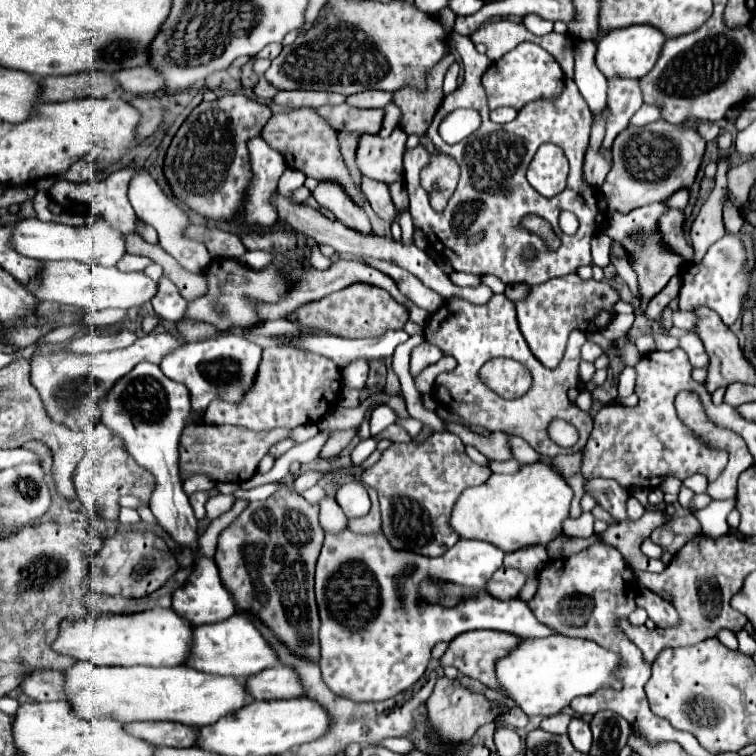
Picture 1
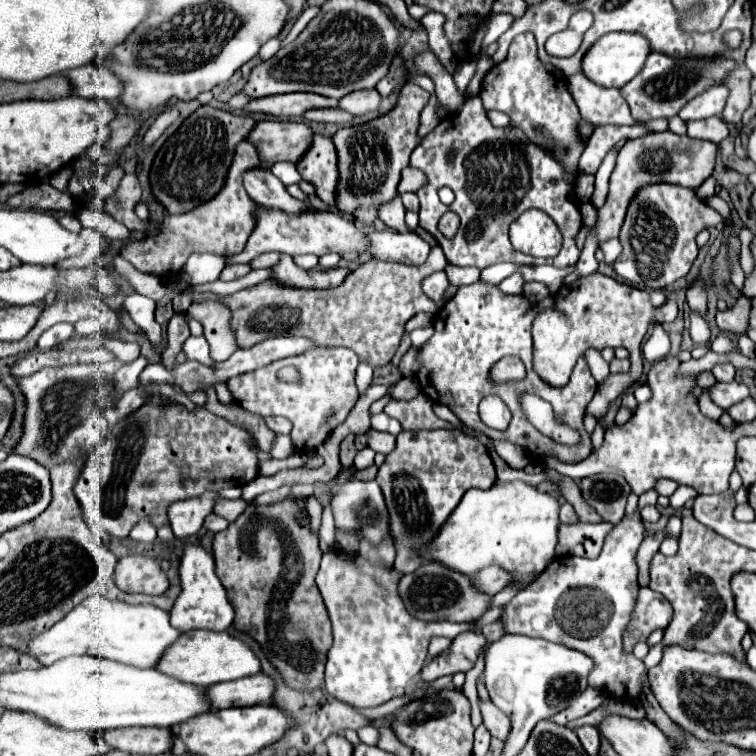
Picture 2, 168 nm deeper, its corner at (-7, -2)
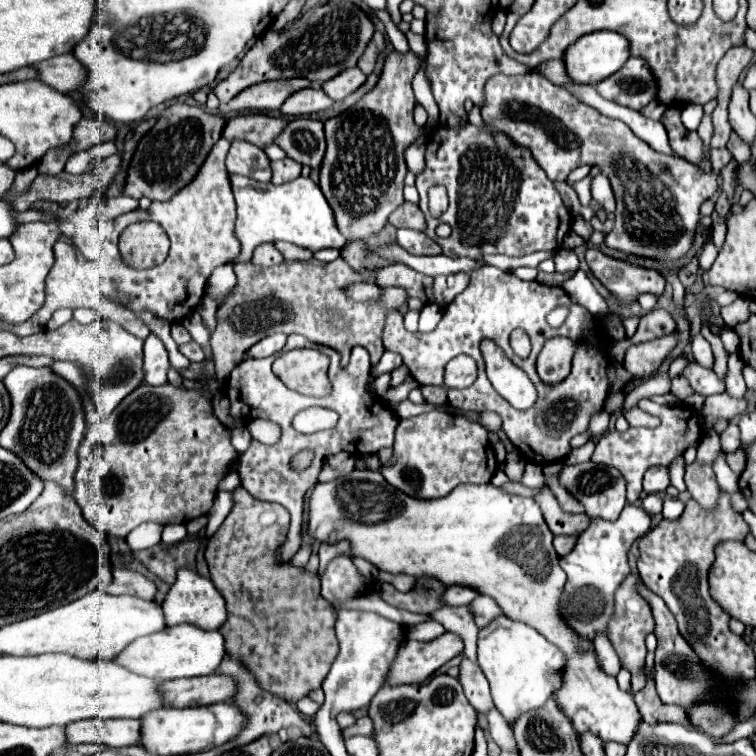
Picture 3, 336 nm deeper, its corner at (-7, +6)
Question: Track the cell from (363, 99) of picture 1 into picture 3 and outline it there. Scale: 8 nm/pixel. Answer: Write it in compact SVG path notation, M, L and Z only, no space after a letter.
M348 68L340 72L338 76L322 82L322 90L332 98L332 100L342 100L348 94L352 94L360 84L364 84L366 76L362 74L360 68Z

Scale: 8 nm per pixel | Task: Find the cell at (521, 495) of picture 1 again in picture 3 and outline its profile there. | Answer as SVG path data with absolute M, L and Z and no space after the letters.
M354 470L346 476L340 476L336 480L330 480L330 482L318 482L310 496L308 496L308 538L314 540L314 542L320 542L320 544L338 544L340 540L348 540L350 542L350 558L364 558L368 560L370 564L374 564L378 570L384 570L392 576L398 576L398 574L406 574L406 576L412 576L412 578L436 578L438 582L442 582L444 586L454 586L454 584L460 584L460 586L468 586L472 590L476 590L478 594L484 594L484 596L492 596L496 600L496 604L500 606L500 610L504 612L504 616L508 616L510 620L518 620L518 622L524 622L536 630L540 630L550 642L554 642L566 656L566 662L562 666L562 686L560 690L556 692L554 700L556 700L556 706L558 710L570 720L574 732L580 736L584 732L592 732L594 736L600 736L604 742L620 742L620 744L628 744L628 740L632 738L632 732L636 730L636 724L642 720L636 704L634 704L634 698L626 692L622 692L616 684L616 678L614 676L608 676L604 674L604 670L600 668L598 660L596 660L596 650L594 650L594 644L590 640L584 640L582 636L578 636L572 628L568 628L568 624L564 622L562 614L560 614L560 596L562 596L562 590L564 590L564 582L566 582L566 572L560 568L560 558L558 554L554 556L554 546L552 546L552 532L550 528L546 526L544 522L544 516L542 516L542 510L538 508L538 504L532 500L532 498L522 498L522 496L514 496L514 494L504 494L500 488L492 486L492 484L462 484L460 488L454 488L448 496L444 498L432 498L432 500L416 500L404 492L400 492L398 488L390 486L384 476L378 472L378 470Z

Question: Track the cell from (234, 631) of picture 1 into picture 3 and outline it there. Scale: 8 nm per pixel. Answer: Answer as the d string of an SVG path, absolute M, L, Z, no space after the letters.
M192 624L166 626L154 634L136 638L128 648L124 648L112 662L120 664L134 674L148 676L154 680L174 680L174 678L192 678L192 676L208 676L214 674L220 660L226 656L224 638L218 630L202 630Z

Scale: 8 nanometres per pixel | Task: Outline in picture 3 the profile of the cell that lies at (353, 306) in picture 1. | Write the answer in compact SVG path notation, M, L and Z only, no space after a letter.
M336 258L330 264L284 262L272 268L260 268L248 260L234 264L234 272L238 276L238 286L222 306L218 306L216 330L210 338L210 356L220 382L226 382L232 368L242 362L244 352L250 346L276 332L302 334L316 344L326 344L338 350L344 358L350 348L364 346L370 354L372 366L376 366L384 352L384 344L380 340L384 310L400 308L408 298L402 288L384 288L380 304L360 304L350 300L344 288L350 282L360 282L362 278L342 258Z

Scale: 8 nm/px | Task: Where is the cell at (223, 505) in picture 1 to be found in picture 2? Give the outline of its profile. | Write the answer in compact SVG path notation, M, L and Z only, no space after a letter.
M208 514L206 520L204 520L204 528L210 530L210 532L220 532L220 530L226 530L228 528L228 520L218 516L218 514Z

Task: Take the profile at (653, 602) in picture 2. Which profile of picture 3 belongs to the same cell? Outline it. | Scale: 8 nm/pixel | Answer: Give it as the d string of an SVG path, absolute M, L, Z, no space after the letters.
M630 574L628 580L624 580L624 584L616 590L614 614L612 614L612 620L608 622L608 638L614 644L622 666L632 674L632 692L638 692L646 684L646 676L644 676L644 658L646 658L644 638L654 630L652 610L650 610L648 602L644 602L644 598L636 592L636 588L634 588L636 582L638 582L638 576Z

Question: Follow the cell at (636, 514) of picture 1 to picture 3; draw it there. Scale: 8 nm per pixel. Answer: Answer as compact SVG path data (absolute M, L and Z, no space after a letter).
M648 494L644 500L642 500L642 508L648 512L648 514L660 514L662 512L662 496L658 494Z

